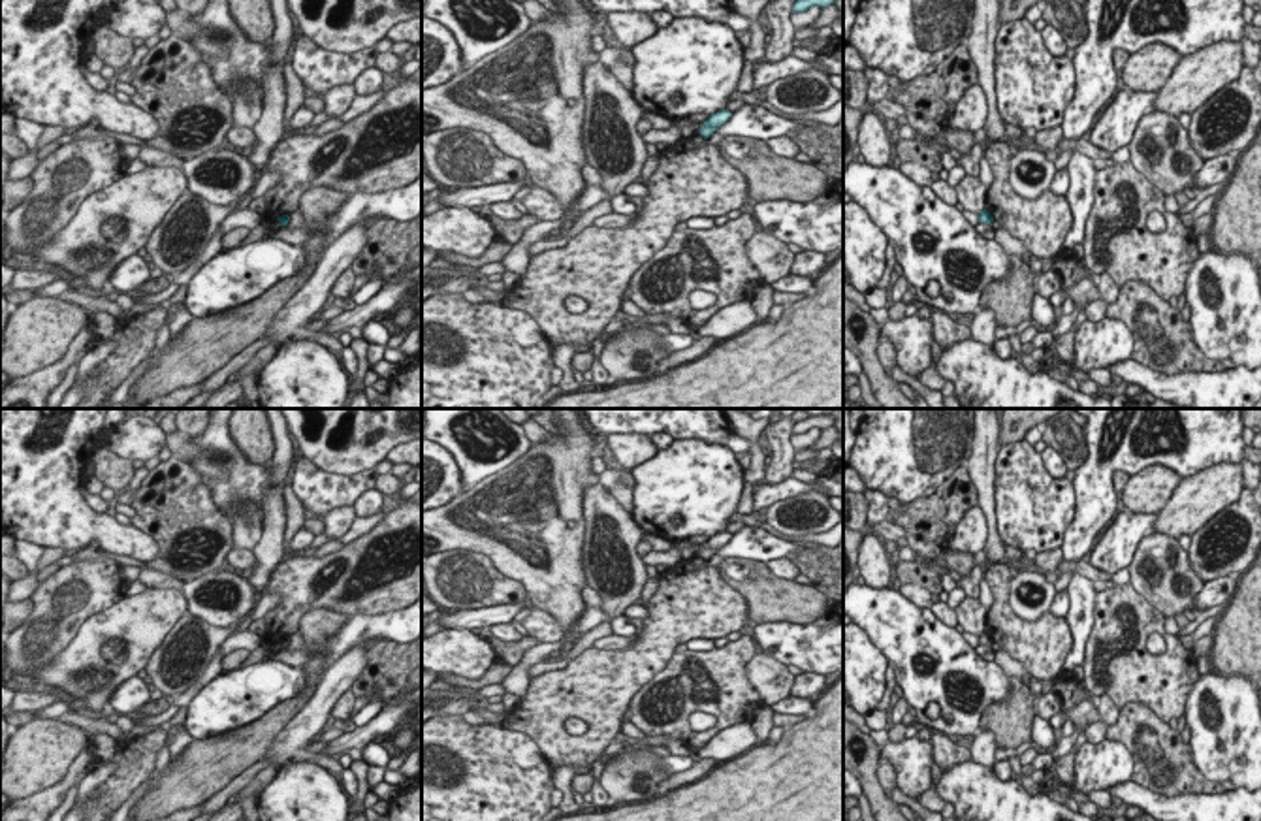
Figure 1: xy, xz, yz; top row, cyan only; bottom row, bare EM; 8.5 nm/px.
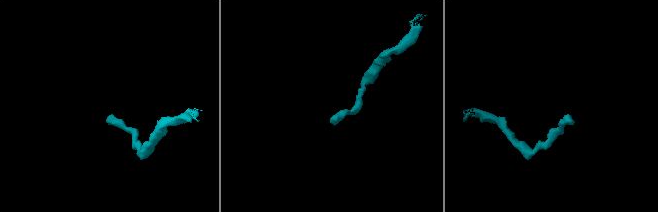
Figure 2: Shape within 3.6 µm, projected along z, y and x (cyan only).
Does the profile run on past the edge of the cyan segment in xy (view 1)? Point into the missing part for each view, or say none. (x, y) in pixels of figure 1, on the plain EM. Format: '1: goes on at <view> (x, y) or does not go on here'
1: does not go on here

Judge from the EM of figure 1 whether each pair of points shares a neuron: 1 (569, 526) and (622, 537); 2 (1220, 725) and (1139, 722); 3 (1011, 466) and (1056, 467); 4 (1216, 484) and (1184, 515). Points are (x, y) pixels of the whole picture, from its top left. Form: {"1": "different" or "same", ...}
{"1": "different", "2": "different", "3": "different", "4": "same"}

